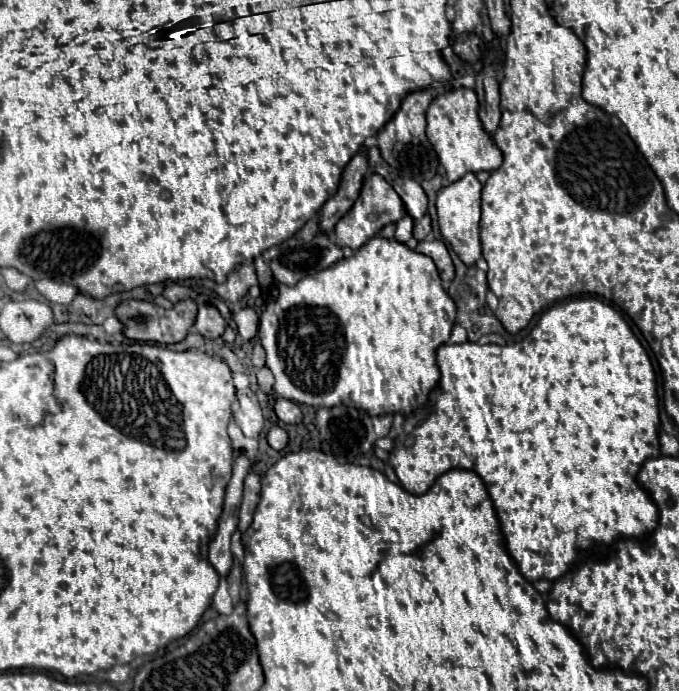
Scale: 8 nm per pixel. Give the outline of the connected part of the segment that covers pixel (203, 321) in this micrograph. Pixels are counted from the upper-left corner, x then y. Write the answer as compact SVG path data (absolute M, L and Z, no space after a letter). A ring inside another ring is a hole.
M202 304L198 308L198 316L196 316L196 324L194 326L204 338L214 340L214 338L220 338L224 334L228 322L222 318L218 308L214 308L212 304Z

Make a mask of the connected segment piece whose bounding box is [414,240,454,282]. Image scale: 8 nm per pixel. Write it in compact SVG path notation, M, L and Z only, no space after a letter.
M422 240L418 242L418 246L414 248L416 252L422 252L426 256L430 256L440 272L440 278L444 282L450 282L454 278L454 266L452 266L452 260L450 260L450 254L448 254L448 248L444 242L440 240Z

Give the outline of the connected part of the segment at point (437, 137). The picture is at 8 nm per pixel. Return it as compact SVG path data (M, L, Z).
M458 88L456 92L444 92L432 100L426 112L426 136L438 154L440 164L446 170L446 180L456 182L466 172L492 172L502 164L502 152L496 148L494 140L484 132L478 118L478 100L474 90Z

